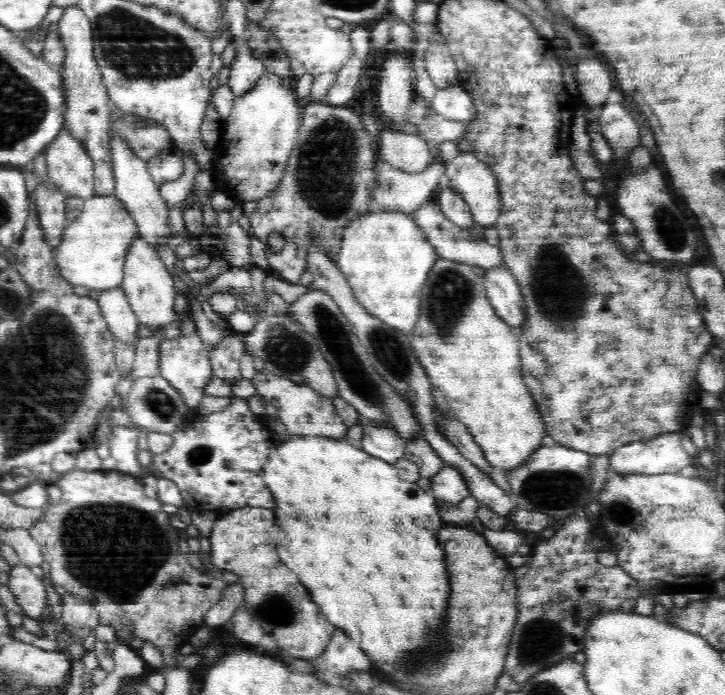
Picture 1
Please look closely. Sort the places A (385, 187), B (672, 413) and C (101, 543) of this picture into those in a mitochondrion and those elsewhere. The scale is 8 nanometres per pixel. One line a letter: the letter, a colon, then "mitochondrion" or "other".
A: mitochondrion
B: other
C: mitochondrion

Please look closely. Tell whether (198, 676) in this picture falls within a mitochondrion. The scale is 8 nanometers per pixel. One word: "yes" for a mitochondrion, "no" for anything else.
no

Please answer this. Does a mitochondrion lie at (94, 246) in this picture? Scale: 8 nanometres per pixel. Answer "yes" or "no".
no

